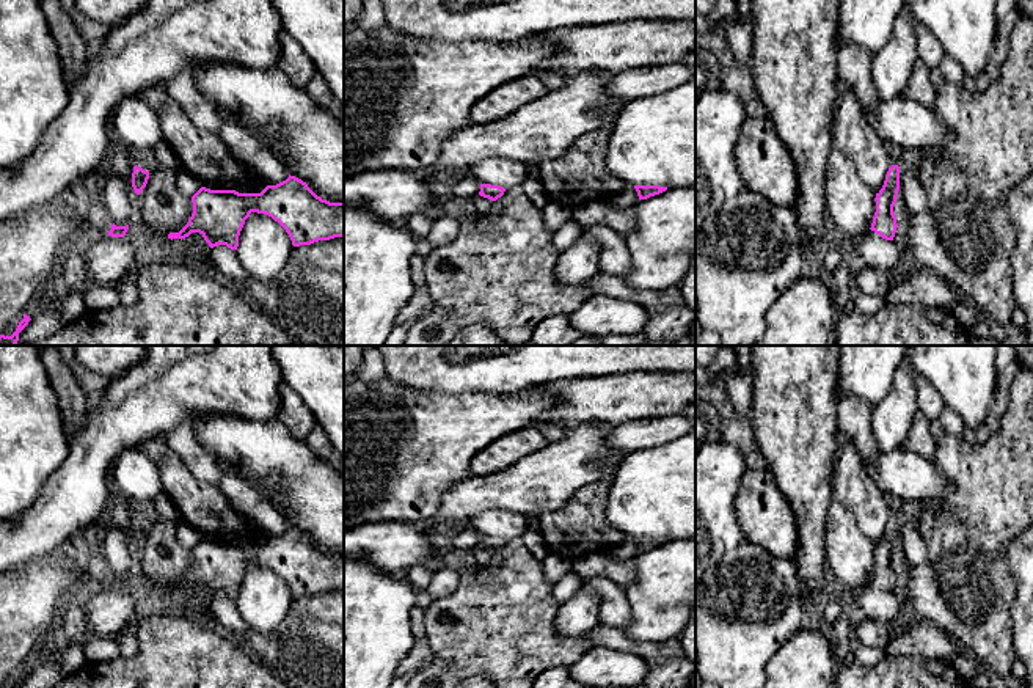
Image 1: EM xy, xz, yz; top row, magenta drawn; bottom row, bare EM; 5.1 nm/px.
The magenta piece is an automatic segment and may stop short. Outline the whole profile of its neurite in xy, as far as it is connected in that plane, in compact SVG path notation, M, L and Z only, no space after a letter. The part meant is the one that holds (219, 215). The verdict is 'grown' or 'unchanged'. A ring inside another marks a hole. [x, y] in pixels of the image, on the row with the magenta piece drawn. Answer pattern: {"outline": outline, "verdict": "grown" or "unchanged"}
{"outline": "M290 174L261 193L201 187L192 203L188 223L179 232L170 232L168 239L185 239L199 232L210 248L226 245L237 250L240 231L251 212L278 221L294 247L344 237L344 203L322 199L306 182Z", "verdict": "unchanged"}

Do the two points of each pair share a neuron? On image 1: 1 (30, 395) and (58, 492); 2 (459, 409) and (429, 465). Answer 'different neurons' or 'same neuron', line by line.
1: different neurons
2: same neuron

